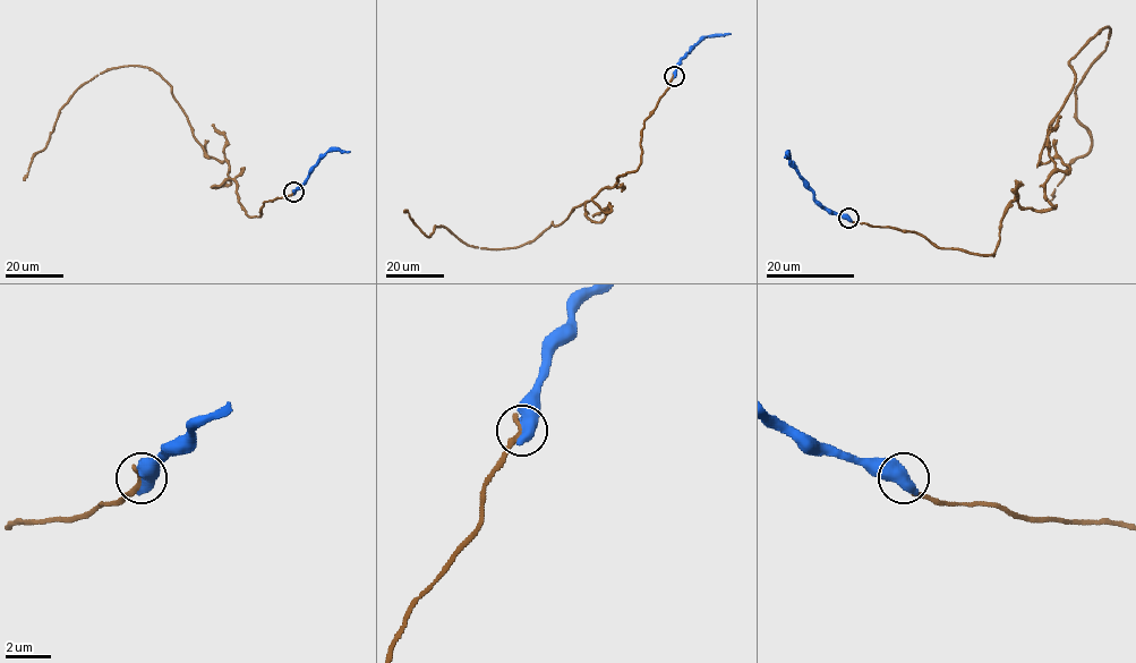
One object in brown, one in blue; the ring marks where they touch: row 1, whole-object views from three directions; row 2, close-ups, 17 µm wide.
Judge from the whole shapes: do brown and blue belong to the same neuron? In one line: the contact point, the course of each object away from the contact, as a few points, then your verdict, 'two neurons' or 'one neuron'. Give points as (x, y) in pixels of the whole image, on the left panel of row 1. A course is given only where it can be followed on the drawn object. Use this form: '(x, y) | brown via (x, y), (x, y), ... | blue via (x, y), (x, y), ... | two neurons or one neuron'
(293, 192) | brown via (293, 192), (254, 217), (232, 179), (212, 187), (229, 163), (139, 66), (83, 84), (25, 180) | blue via (293, 192), (329, 151), (349, 151) | two neurons

